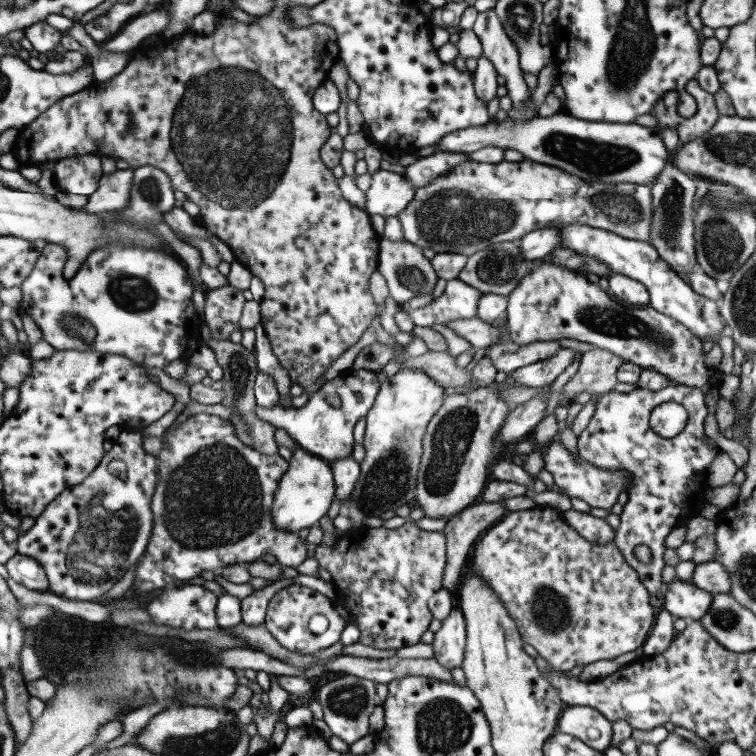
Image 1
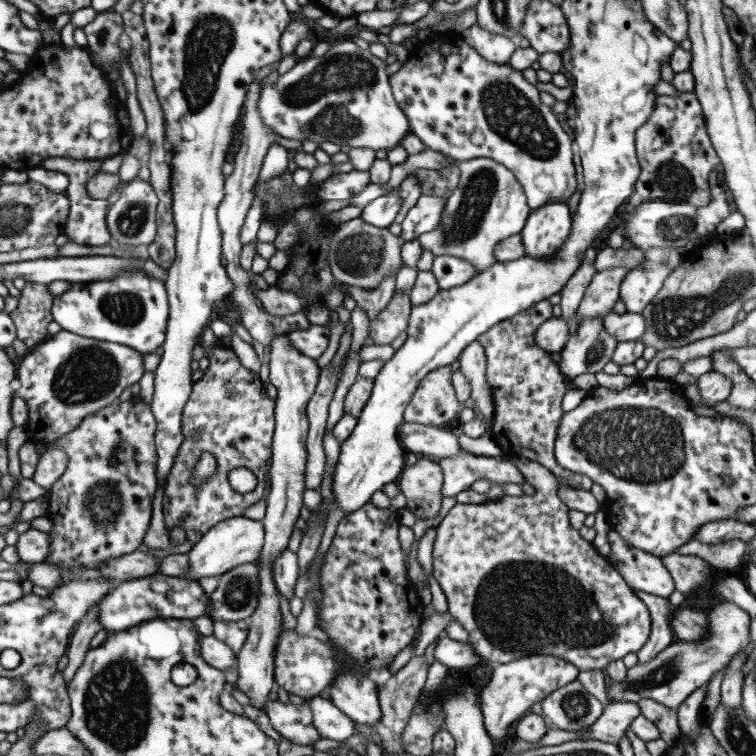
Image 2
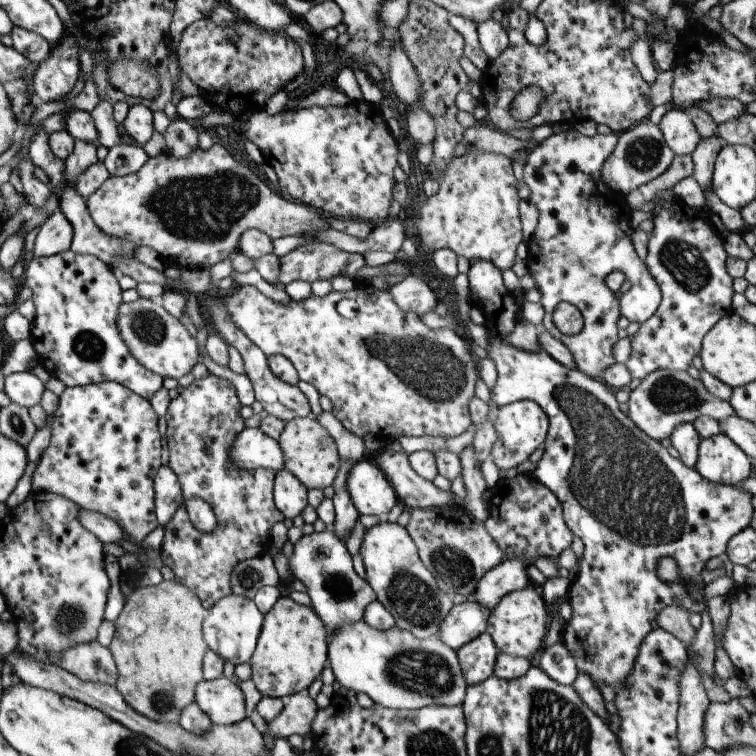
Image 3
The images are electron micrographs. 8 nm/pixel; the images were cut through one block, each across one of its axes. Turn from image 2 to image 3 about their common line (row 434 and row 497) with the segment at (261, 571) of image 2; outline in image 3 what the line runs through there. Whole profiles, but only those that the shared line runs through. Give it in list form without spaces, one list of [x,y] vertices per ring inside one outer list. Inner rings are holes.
[[[288,469],[275,473],[273,482],[273,499],[276,508],[285,516],[293,519],[306,508],[308,502],[307,488]]]

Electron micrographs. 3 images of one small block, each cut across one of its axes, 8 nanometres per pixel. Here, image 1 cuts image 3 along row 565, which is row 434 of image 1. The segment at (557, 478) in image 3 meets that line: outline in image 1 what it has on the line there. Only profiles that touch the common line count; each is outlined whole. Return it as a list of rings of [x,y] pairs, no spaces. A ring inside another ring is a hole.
[[[670,384],[658,391],[640,387],[628,393],[612,390],[599,398],[588,426],[577,436],[578,454],[584,461],[608,471],[624,469],[633,476],[627,491],[628,502],[619,515],[620,526],[615,530],[614,542],[651,596],[662,598],[666,537],[674,528],[701,515],[708,502],[708,466],[720,451],[719,447],[714,451],[707,440],[704,422],[708,414],[710,410],[704,401],[704,393],[698,387]],[[664,402],[681,404],[688,412],[686,427],[672,438],[661,437],[649,425],[652,410]],[[640,545],[652,551],[650,564],[643,564],[634,556],[634,549]]]

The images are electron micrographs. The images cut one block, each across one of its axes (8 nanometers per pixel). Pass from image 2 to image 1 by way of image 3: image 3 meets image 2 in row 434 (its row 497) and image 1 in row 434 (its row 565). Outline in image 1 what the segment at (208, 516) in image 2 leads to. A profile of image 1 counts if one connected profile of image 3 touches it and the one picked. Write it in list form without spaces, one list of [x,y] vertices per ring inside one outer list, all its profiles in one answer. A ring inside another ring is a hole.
[[[198,413],[190,416],[182,424],[178,426],[172,425],[168,429],[168,433],[164,435],[164,441],[162,441],[162,449],[158,456],[158,482],[155,487],[154,495],[151,499],[151,512],[153,513],[153,530],[149,544],[143,557],[140,559],[142,564],[136,568],[134,574],[134,583],[132,584],[132,590],[136,592],[148,593],[153,590],[164,589],[171,586],[176,580],[188,580],[195,576],[200,576],[203,570],[214,570],[215,568],[222,568],[230,565],[242,565],[251,562],[258,562],[263,555],[269,553],[276,557],[276,561],[280,566],[296,567],[307,559],[306,541],[302,543],[298,534],[288,533],[276,529],[271,522],[271,507],[272,502],[278,489],[279,481],[284,473],[288,470],[289,462],[286,461],[278,453],[272,455],[264,455],[248,445],[244,445],[238,437],[236,437],[236,429],[234,425],[230,423],[230,420],[226,420],[220,416],[210,415],[208,413]]]

